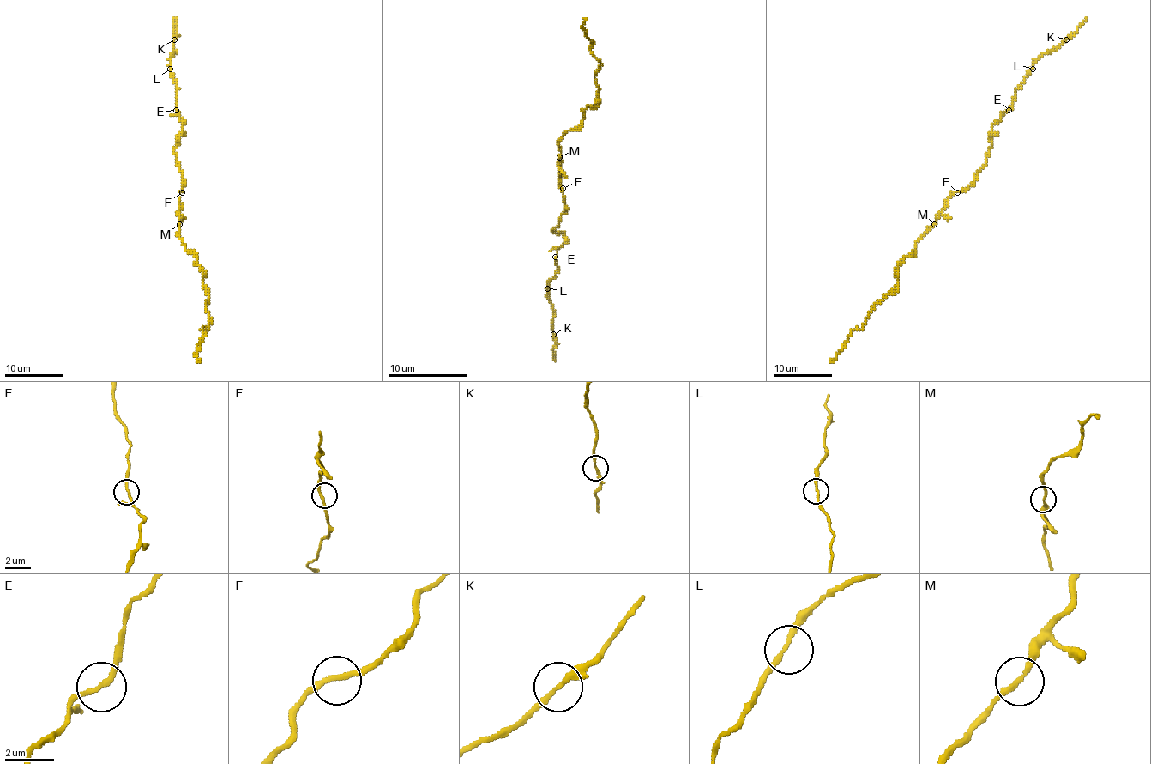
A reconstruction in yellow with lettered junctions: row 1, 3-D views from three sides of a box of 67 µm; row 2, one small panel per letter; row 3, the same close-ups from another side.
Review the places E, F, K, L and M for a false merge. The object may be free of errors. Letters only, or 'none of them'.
none of them

